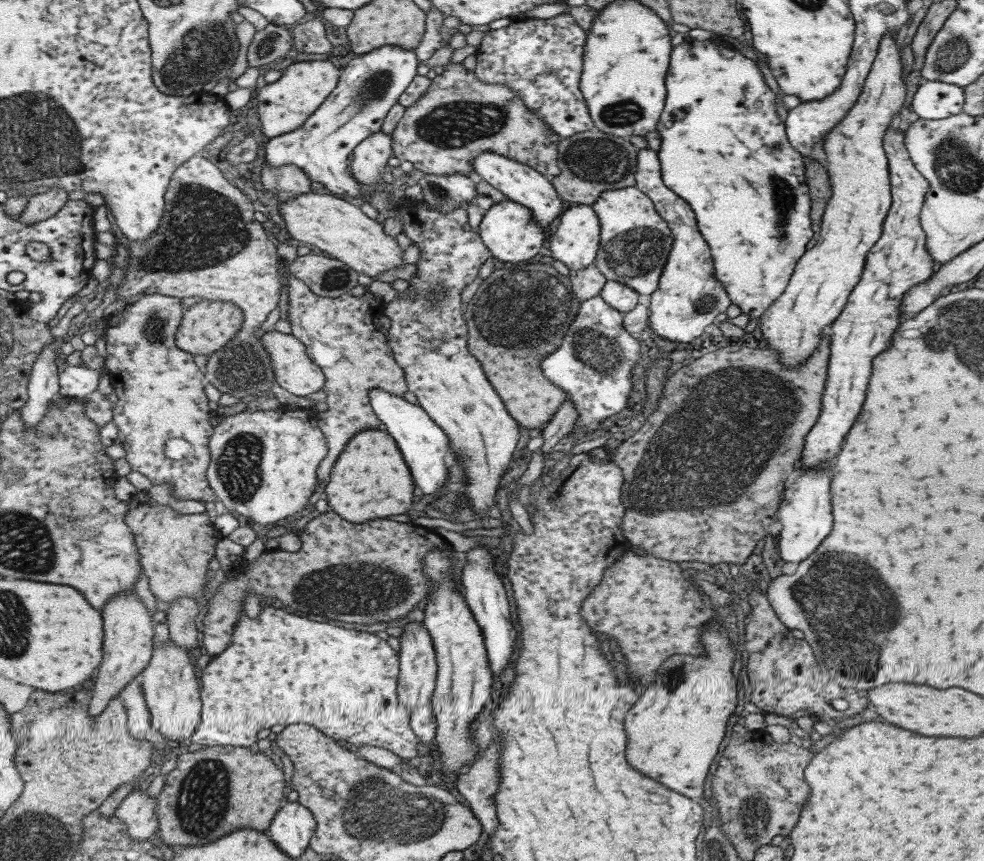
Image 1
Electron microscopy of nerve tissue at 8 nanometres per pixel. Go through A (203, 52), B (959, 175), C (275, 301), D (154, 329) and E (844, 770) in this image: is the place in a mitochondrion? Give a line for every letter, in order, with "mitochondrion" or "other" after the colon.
A: mitochondrion
B: mitochondrion
C: other
D: mitochondrion
E: other

